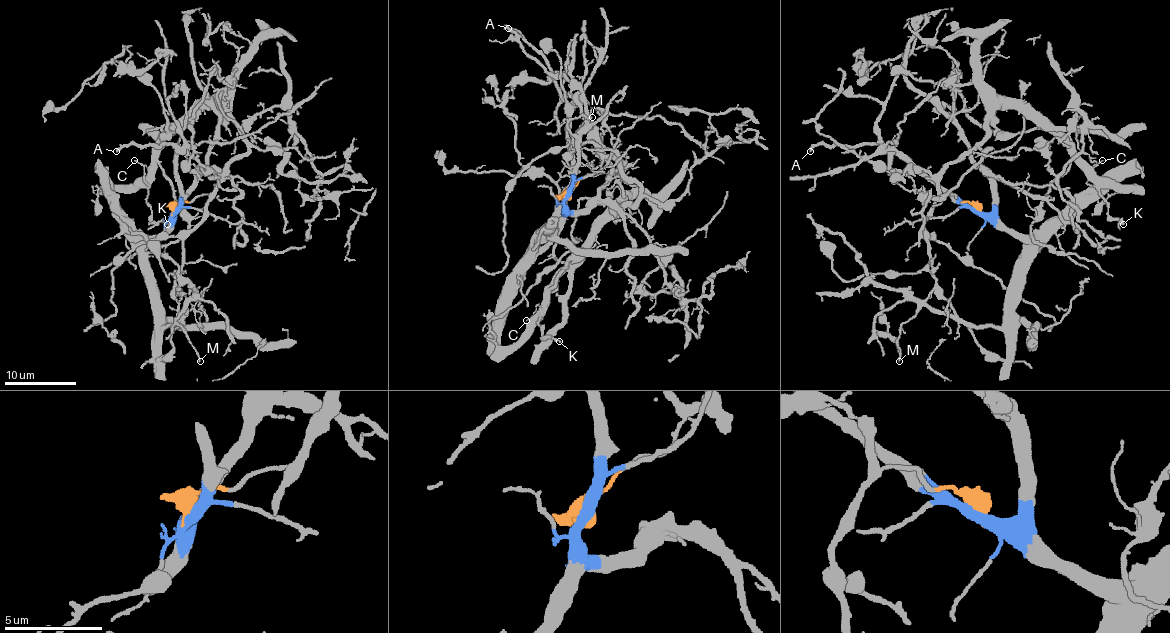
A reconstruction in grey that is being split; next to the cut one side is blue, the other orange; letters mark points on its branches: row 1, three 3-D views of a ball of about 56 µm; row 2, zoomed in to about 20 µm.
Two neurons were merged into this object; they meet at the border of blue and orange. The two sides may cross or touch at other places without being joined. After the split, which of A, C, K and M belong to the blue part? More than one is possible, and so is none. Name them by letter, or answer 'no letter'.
A

